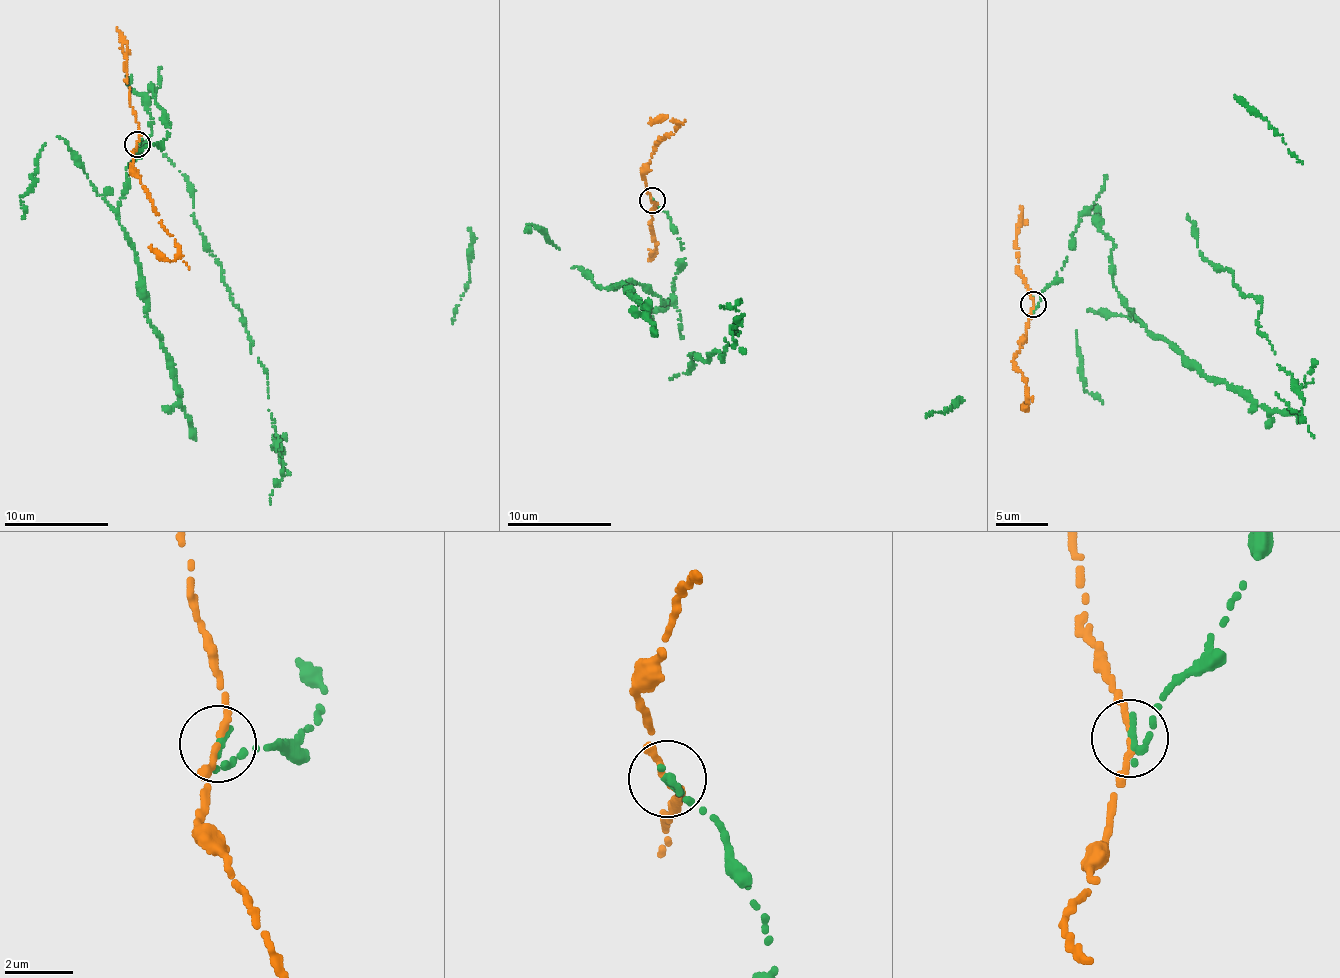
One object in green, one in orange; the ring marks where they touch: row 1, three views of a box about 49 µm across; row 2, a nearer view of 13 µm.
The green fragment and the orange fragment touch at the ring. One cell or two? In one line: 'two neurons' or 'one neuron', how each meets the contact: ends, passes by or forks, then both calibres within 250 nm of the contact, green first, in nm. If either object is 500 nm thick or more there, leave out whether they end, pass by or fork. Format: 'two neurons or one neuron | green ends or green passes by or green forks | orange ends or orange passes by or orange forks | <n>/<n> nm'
two neurons | green ends | orange passes by | 220/170 nm

